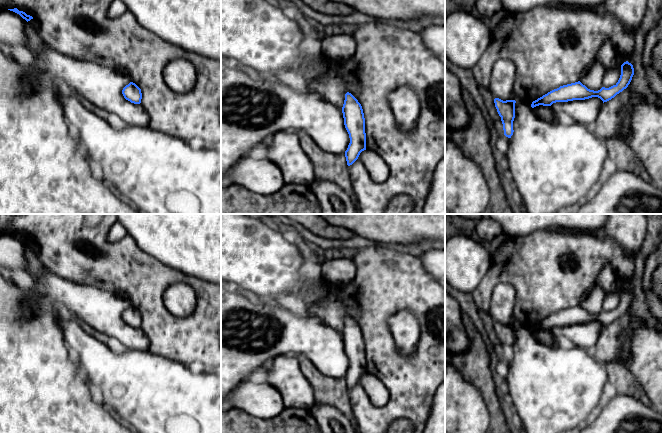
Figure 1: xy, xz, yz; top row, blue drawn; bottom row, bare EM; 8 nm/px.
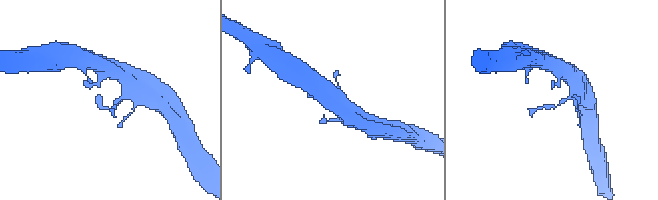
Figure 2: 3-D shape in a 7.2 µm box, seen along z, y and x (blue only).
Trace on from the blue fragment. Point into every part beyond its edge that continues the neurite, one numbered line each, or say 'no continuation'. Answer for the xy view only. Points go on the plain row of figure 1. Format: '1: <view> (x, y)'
no continuation

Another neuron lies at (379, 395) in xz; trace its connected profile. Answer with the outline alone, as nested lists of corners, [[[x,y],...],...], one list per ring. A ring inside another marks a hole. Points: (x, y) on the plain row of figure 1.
[[[366,373],[360,377],[358,383],[362,385],[374,406],[382,407],[388,403],[389,390],[376,376]]]

